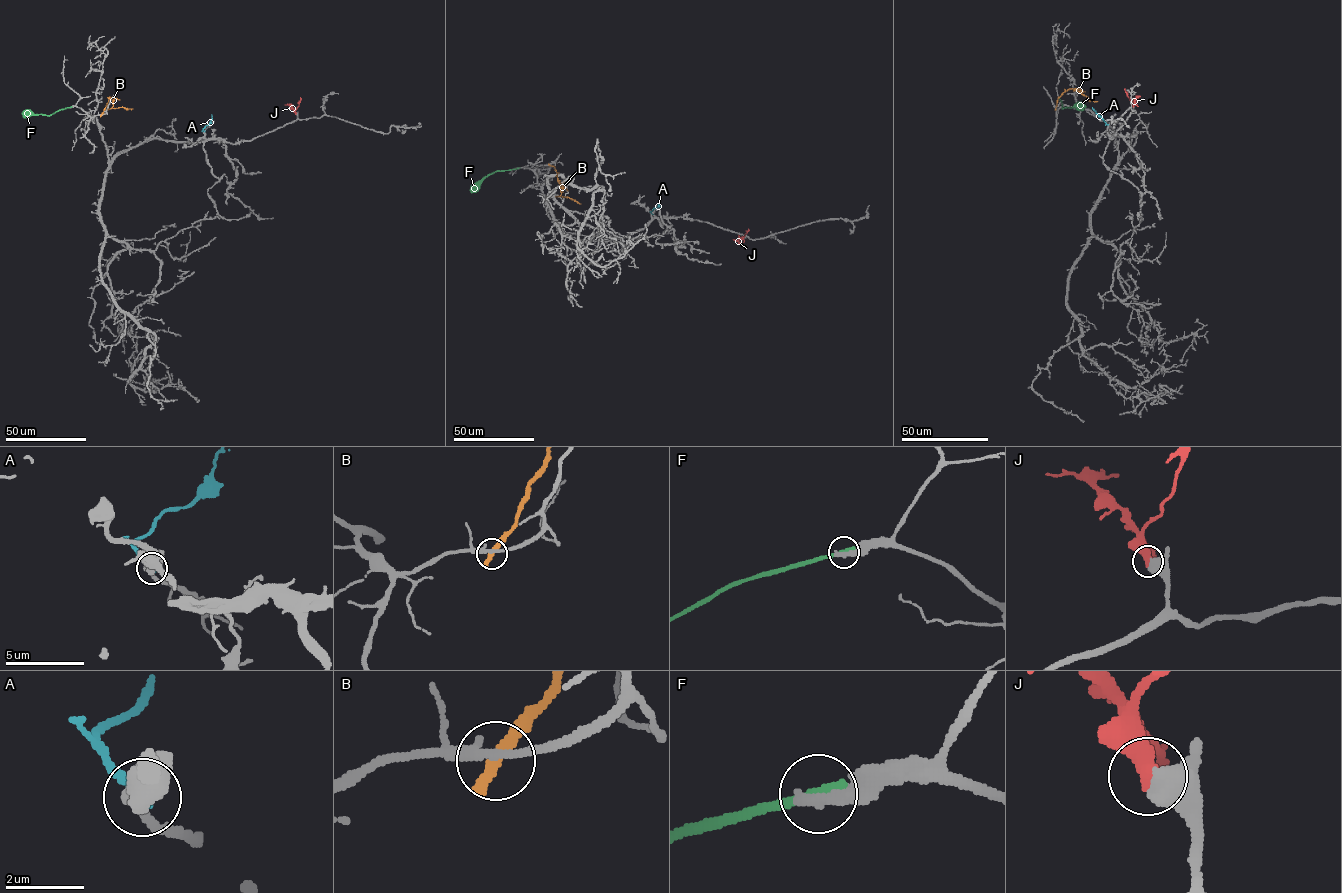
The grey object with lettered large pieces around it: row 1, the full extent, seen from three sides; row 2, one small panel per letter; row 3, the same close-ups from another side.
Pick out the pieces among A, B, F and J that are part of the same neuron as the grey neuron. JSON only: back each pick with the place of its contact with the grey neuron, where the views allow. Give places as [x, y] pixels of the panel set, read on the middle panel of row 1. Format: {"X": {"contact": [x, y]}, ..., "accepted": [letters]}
{"F": {"contact": [518, 168]}, "J": {"contact": [743, 237]}, "accepted": ["F", "J"]}

